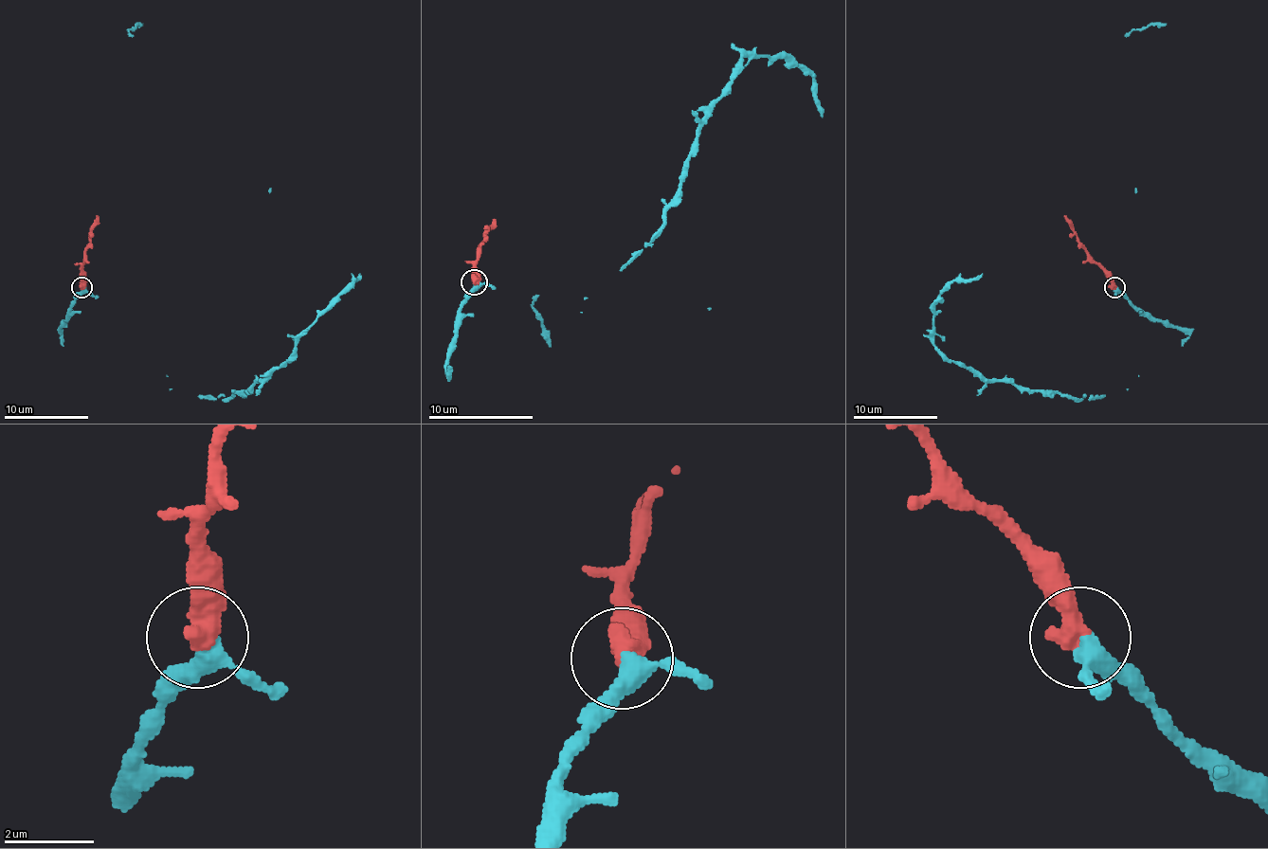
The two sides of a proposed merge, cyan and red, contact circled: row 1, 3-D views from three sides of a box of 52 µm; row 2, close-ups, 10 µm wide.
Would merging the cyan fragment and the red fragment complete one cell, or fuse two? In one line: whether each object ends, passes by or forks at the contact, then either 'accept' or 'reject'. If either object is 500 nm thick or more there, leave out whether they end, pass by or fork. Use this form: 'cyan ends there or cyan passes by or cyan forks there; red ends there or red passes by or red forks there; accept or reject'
accept

